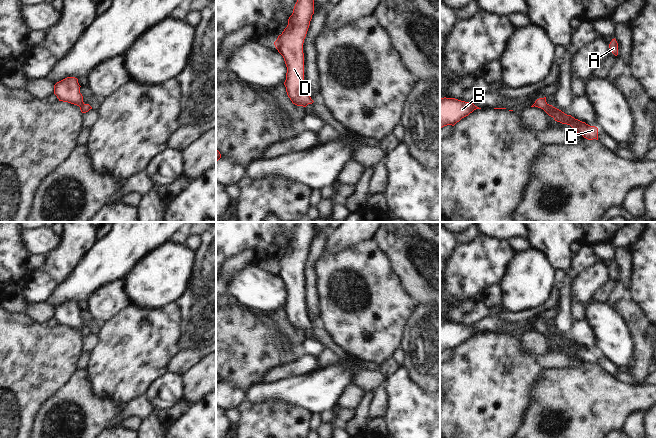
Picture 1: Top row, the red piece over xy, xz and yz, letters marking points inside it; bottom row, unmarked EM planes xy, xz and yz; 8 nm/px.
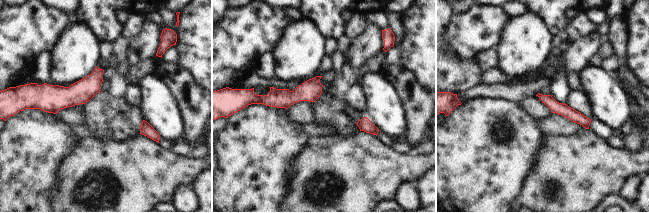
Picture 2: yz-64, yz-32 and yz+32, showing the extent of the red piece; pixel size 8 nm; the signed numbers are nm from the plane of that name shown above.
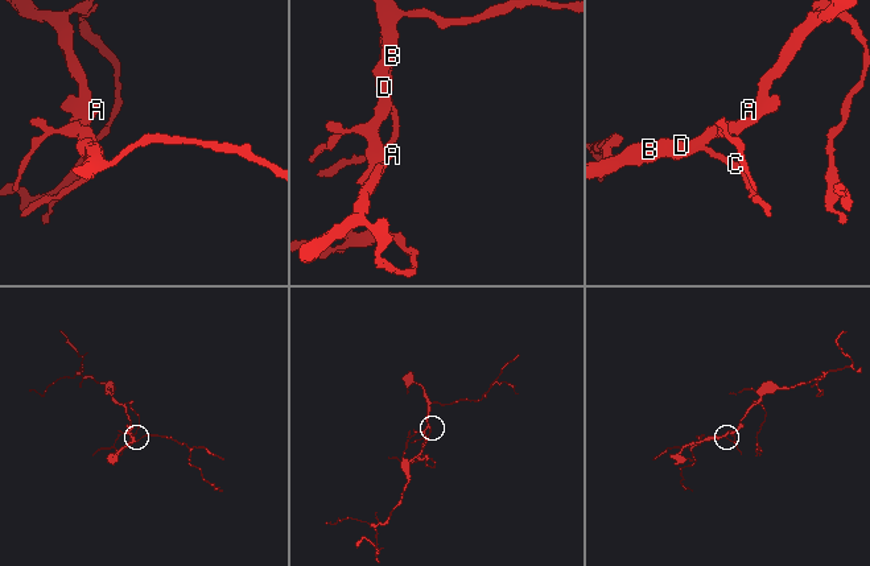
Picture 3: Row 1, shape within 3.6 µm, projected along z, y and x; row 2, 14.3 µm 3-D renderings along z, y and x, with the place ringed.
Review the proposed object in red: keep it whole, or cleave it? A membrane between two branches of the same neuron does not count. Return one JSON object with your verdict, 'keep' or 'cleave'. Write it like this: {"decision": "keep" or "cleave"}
{"decision": "keep"}

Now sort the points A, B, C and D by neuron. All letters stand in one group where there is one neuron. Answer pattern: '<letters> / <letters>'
A B C D

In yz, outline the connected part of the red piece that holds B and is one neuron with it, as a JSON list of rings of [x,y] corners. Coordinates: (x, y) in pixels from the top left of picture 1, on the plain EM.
[[[440,322],[440,352],[454,350],[462,342],[468,340],[476,333],[481,333],[473,326],[465,326],[455,322]]]

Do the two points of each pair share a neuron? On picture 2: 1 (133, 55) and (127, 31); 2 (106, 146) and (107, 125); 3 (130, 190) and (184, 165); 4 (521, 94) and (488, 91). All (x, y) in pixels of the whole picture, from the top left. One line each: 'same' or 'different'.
1: different
2: different
3: same
4: same

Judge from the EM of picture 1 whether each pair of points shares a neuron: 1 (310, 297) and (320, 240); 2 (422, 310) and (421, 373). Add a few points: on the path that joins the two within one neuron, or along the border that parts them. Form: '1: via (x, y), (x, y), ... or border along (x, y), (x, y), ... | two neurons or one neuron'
1: via (310, 283), (310, 261), (314, 254) | one neuron
2: via (422, 326), (422, 357) | one neuron

